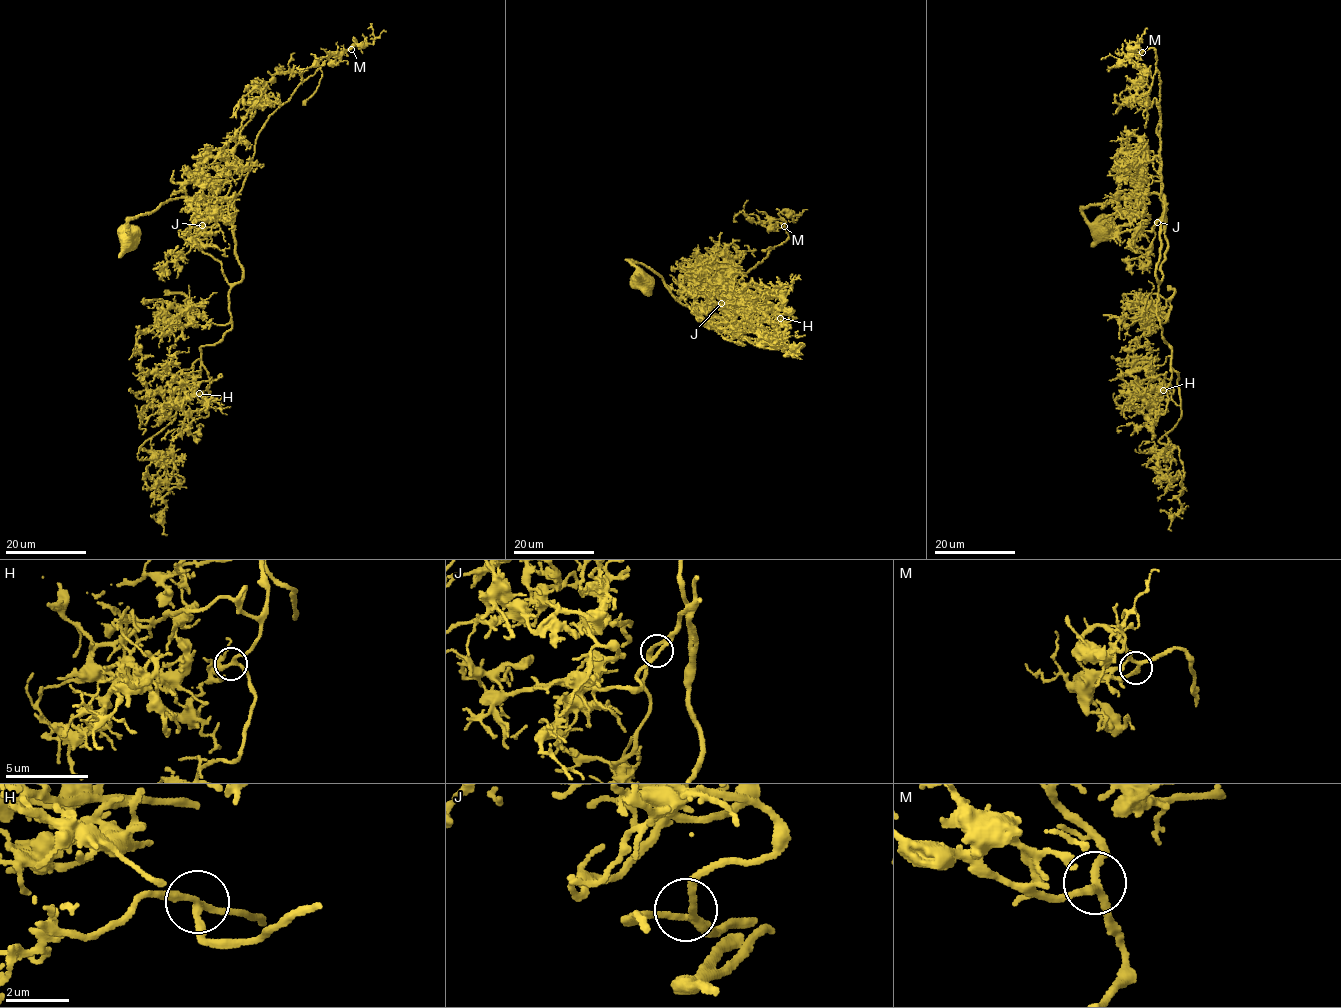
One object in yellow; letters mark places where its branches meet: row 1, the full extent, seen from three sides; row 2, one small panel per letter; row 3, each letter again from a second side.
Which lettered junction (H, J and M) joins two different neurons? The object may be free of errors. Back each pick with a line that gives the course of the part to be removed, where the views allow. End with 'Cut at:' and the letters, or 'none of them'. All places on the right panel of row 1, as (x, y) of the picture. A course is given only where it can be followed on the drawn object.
Cut at: none of them

